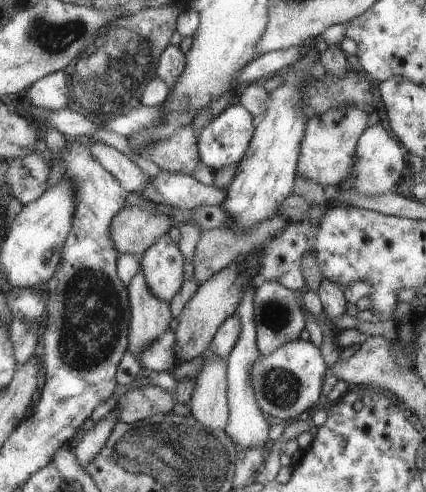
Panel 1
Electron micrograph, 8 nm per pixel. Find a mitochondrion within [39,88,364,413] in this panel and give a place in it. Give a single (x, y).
(92, 319)

